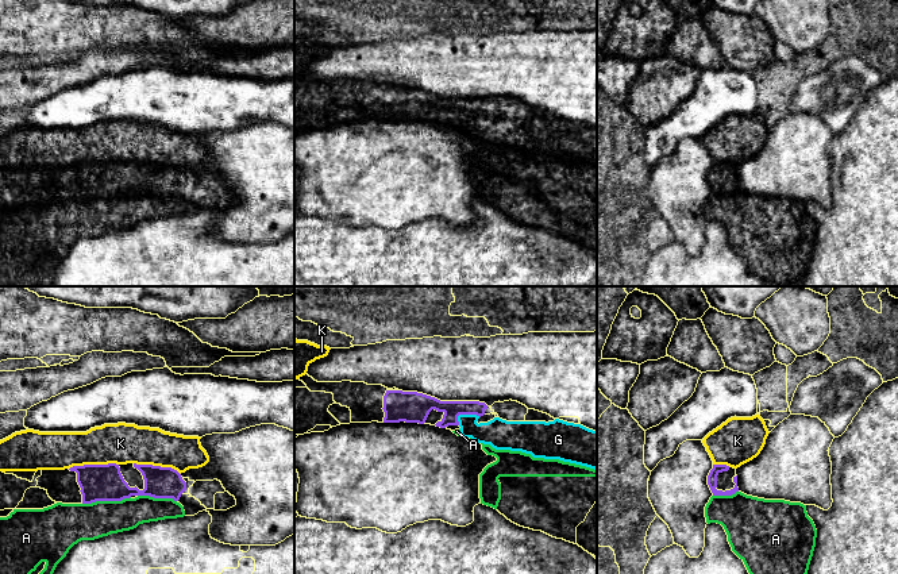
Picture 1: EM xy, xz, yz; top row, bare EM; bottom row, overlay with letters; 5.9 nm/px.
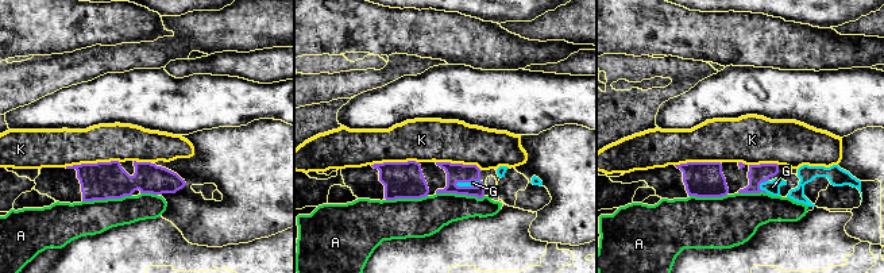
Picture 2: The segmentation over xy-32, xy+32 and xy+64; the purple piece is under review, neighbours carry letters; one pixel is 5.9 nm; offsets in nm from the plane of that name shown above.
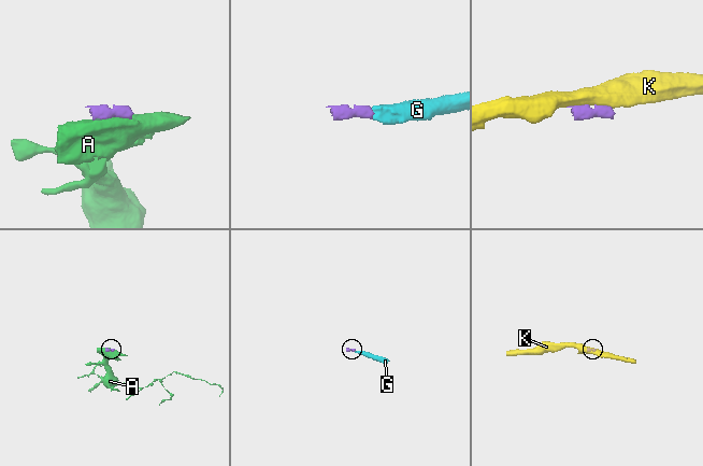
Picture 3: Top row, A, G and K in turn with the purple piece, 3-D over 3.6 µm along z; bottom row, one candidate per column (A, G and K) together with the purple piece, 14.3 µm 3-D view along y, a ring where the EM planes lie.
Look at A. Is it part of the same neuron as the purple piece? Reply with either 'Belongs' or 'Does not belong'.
Does not belong

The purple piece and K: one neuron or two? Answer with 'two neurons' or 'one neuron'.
two neurons

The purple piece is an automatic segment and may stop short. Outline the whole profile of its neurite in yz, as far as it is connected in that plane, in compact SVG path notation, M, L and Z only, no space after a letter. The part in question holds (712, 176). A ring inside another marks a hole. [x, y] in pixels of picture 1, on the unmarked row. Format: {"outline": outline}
{"outline": "M713 162L708 173L713 193L732 193L739 189L736 166L727 162Z"}

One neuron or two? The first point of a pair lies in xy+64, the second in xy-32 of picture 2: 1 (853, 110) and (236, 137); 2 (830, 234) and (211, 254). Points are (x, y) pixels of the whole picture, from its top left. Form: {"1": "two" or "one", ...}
{"1": "two", "2": "one"}

